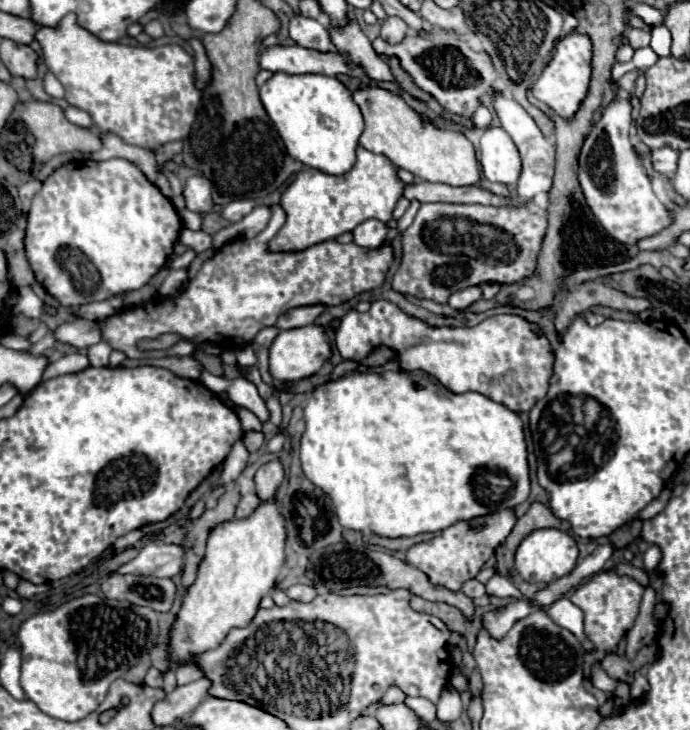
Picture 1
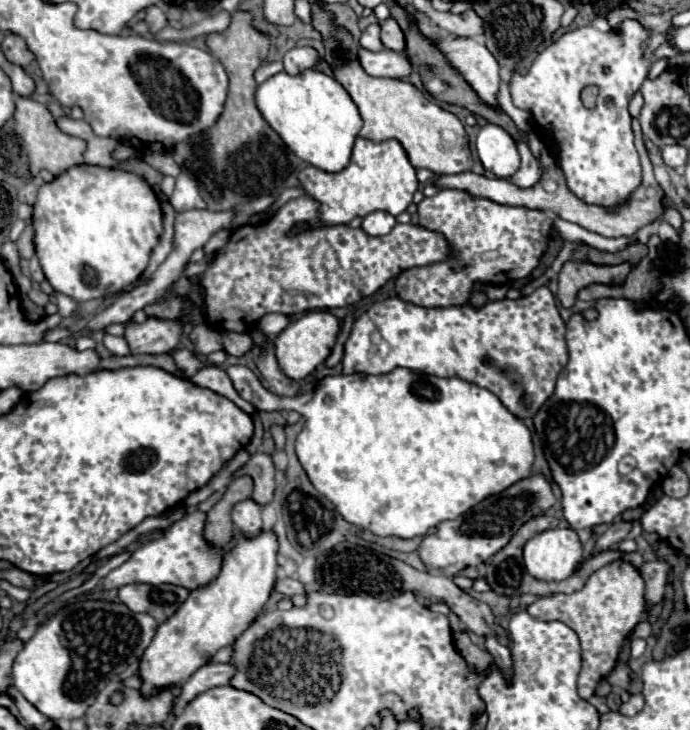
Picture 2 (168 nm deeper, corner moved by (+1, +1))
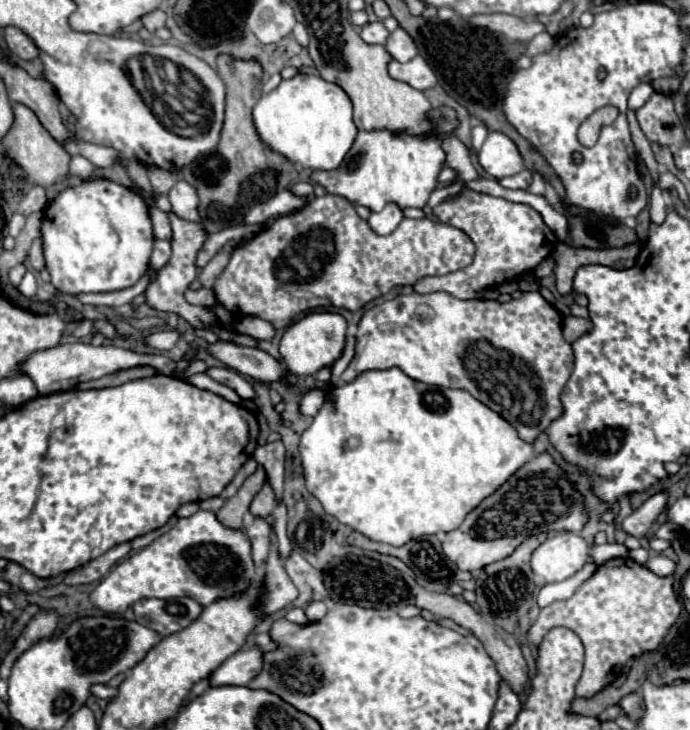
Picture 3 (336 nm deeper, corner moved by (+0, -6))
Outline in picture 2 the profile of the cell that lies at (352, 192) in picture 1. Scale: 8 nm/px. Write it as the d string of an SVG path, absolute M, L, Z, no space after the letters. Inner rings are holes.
M361 136L355 140L351 162L341 172L325 172L315 166L305 166L299 172L299 180L305 192L321 204L321 222L327 226L349 224L355 216L367 216L375 210L385 210L397 216L407 210L419 188L415 166L409 162L401 142L371 142Z

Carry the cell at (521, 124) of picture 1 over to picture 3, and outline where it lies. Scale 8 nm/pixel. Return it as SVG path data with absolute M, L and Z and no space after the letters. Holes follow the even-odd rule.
M524 169L524 171L520 171L520 173L512 175L512 177L500 179L500 185L508 187L508 189L524 189L526 191L528 185L530 185L530 181L532 181L532 173L528 169Z

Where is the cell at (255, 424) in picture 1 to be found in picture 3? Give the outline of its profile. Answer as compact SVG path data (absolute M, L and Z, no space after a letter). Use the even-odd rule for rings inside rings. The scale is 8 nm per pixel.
M196 373L196 375L188 377L188 381L190 381L192 385L196 385L198 389L212 391L212 393L216 393L216 395L220 395L220 397L224 397L224 399L236 403L236 405L240 405L240 401L242 401L242 399L236 395L236 391L232 391L230 387L226 387L226 385L222 385L222 383L218 383L218 381L214 381L212 377L208 377L208 373Z

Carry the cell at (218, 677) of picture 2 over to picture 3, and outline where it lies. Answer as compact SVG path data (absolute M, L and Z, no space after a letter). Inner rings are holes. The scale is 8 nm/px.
M244 649L224 661L208 679L212 687L224 685L246 685L252 677L256 677L262 669L262 651Z

